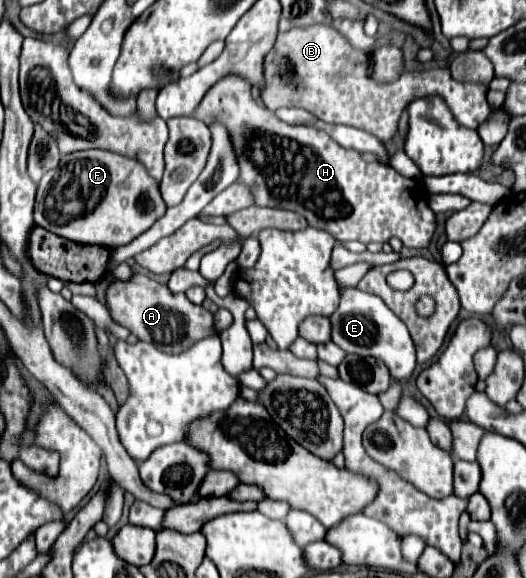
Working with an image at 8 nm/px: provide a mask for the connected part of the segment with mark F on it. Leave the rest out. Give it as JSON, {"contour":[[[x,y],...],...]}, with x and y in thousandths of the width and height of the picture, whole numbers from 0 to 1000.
{"contour":[[[160,260],[118,270],[114,287],[95,294],[72,318],[68,353],[65,353],[65,384],[106,408],[129,412],[152,422],[183,422],[198,429],[224,429],[247,422],[270,401],[278,401],[300,377],[316,367],[316,353],[304,339],[304,322],[293,308],[281,304],[274,287],[251,273],[202,263],[202,260]]]}

